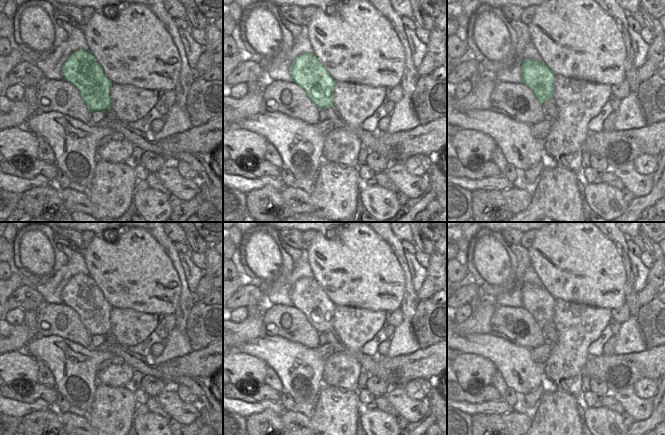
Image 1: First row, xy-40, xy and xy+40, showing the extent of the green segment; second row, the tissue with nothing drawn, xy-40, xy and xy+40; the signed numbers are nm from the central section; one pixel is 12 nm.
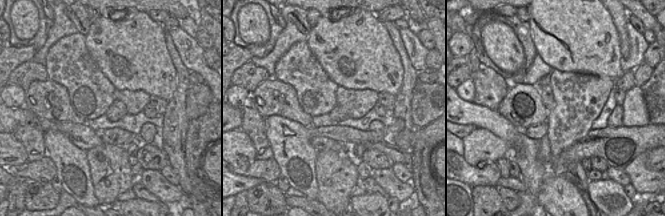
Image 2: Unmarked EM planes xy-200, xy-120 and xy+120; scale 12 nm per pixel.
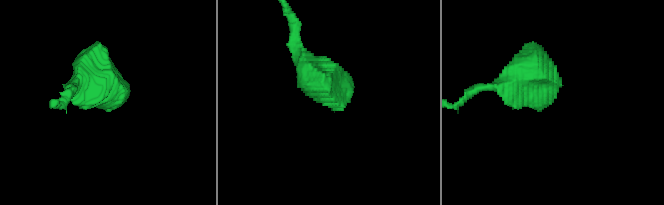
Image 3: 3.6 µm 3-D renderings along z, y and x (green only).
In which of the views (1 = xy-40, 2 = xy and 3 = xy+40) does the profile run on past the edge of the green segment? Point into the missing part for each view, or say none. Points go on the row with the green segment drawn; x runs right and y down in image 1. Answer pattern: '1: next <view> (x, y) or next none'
1: next none
2: next none
3: next none

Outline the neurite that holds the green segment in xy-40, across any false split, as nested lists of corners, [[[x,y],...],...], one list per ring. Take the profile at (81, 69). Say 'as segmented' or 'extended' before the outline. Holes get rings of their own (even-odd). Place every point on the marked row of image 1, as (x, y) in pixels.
as segmented; [[[89,50],[73,52],[62,66],[62,76],[78,89],[91,112],[110,109],[112,83]]]

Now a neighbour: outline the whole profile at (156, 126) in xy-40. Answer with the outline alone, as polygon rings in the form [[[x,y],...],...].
[[[155,119],[152,121],[150,128],[151,132],[160,132],[164,126],[164,119]]]

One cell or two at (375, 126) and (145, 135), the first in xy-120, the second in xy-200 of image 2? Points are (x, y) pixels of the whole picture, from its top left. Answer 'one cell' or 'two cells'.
one cell

